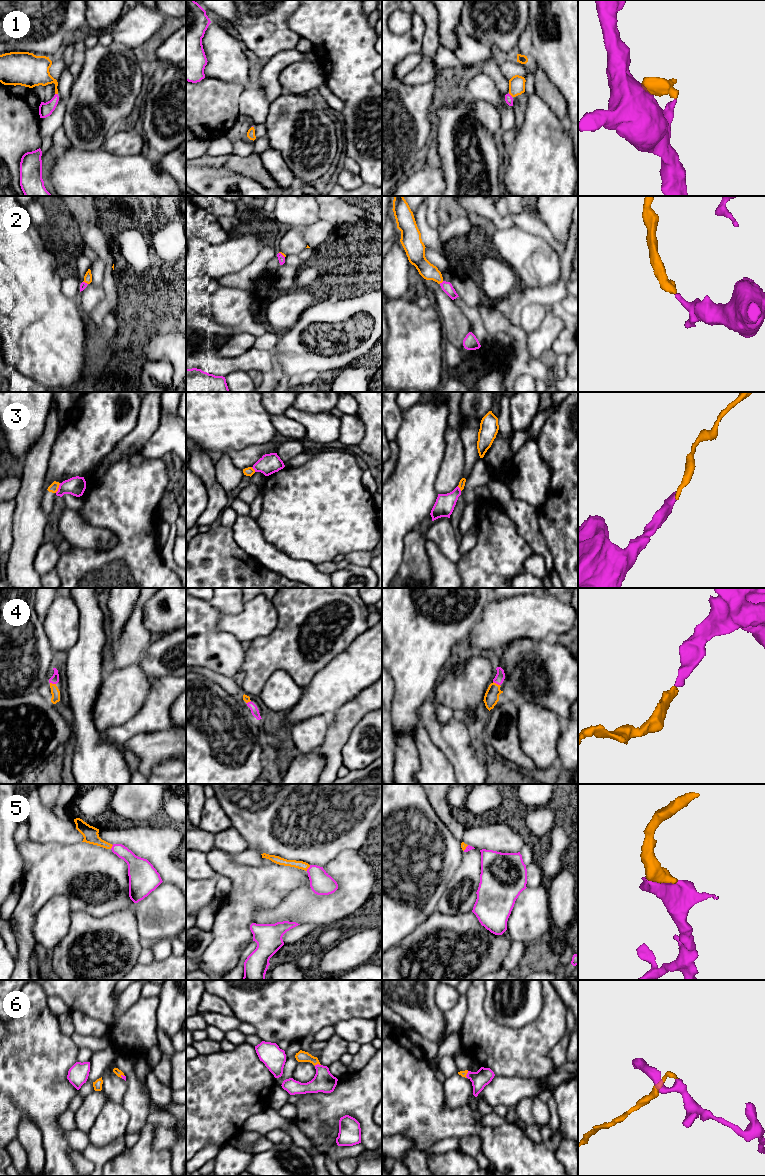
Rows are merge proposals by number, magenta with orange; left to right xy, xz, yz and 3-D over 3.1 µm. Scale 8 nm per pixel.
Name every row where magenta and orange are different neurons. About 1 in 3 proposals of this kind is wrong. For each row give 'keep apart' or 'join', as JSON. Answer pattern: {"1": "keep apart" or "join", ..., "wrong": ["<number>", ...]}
{"1": "join", "2": "join", "3": "keep apart", "4": "join", "5": "join", "6": "join", "wrong": ["3"]}

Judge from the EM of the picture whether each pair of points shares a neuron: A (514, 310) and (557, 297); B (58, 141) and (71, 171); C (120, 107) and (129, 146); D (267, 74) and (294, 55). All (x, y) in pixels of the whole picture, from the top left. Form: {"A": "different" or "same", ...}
{"A": "same", "B": "different", "C": "different", "D": "same"}

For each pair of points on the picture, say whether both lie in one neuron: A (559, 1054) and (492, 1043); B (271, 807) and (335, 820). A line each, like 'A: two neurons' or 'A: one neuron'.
A: two neurons
B: one neuron

